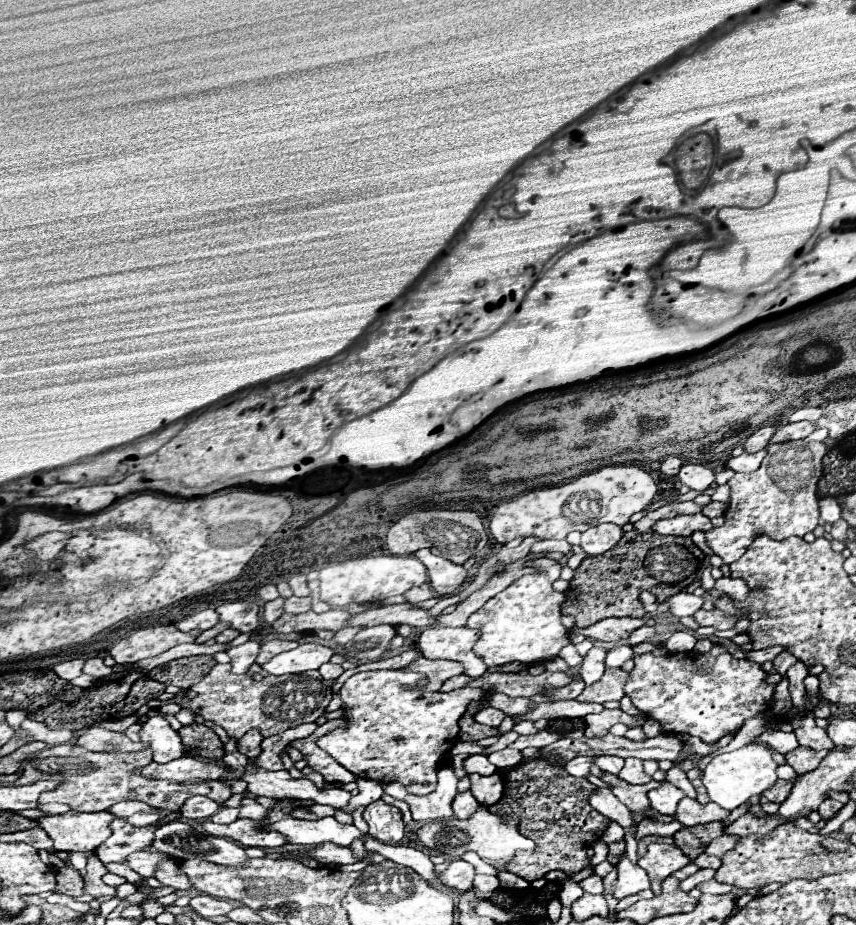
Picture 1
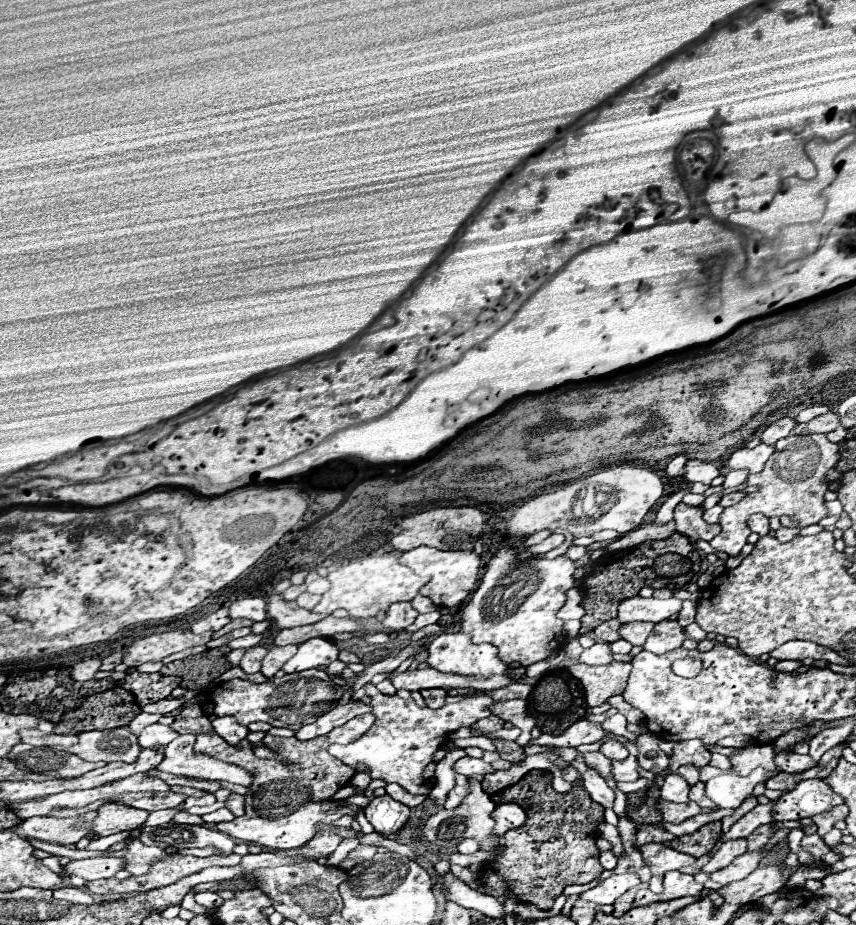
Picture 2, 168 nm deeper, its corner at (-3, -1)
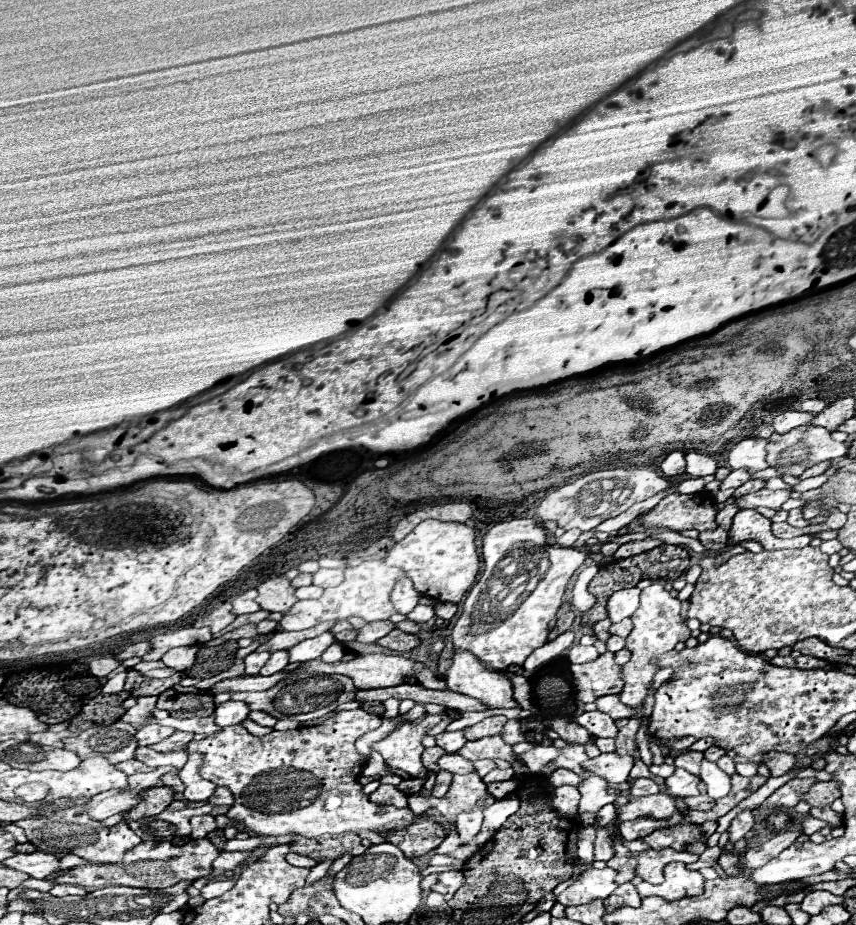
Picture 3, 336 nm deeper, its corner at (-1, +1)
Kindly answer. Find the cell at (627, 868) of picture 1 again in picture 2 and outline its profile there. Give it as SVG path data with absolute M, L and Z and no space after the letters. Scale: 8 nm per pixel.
M627 872L627 874L613 874L609 878L605 878L601 884L597 884L595 888L587 890L581 894L581 900L587 902L595 902L595 904L613 904L617 896L625 894L629 888L637 886L641 880L637 874Z

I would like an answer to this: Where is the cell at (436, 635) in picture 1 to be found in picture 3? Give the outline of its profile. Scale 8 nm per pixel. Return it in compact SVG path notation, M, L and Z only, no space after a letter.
M453 650L445 682L449 690L473 696L491 708L517 706L513 700L511 680L505 672L491 670L469 650Z

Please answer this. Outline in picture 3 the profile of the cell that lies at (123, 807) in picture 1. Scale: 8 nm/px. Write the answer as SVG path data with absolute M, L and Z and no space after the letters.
M210 815L194 816L190 819L190 824L194 831L190 837L195 840L205 838L206 836L199 835L207 835L217 828L215 818Z

